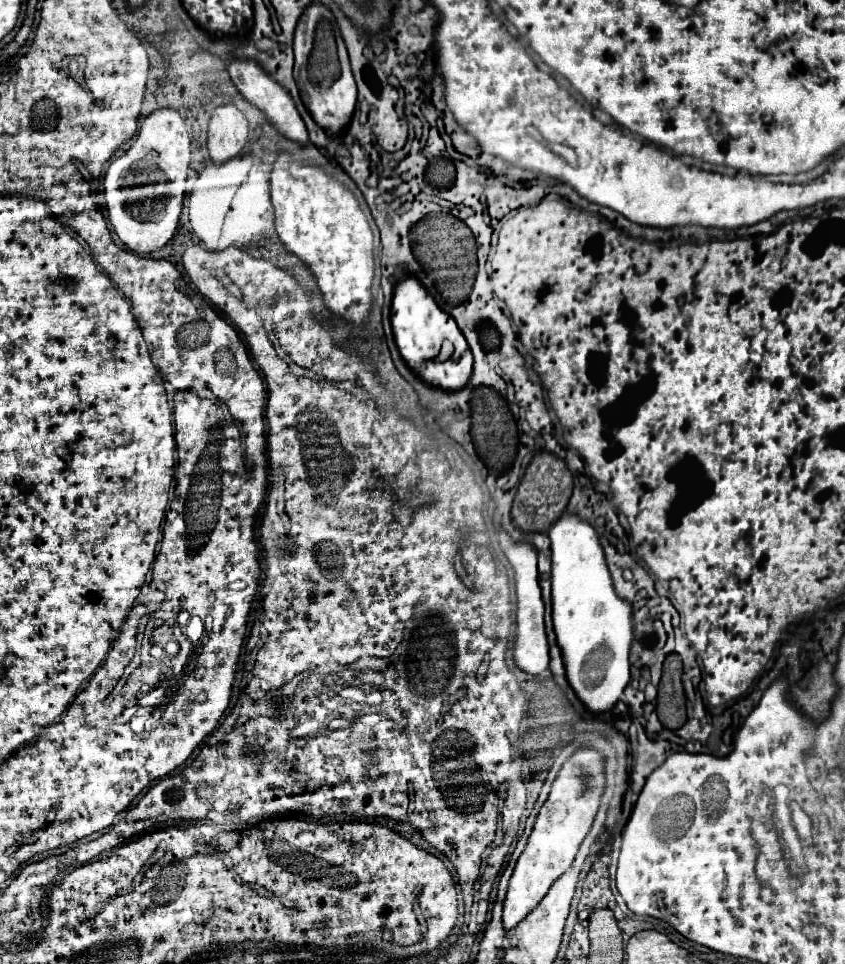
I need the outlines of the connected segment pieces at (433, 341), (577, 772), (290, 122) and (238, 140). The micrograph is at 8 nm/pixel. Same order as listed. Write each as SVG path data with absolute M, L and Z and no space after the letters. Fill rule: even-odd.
M413 276L401 278L401 282L395 286L391 324L393 324L397 348L403 360L407 362L407 366L413 370L413 374L419 380L423 380L431 388L439 388L445 392L457 392L469 384L473 374L473 356L465 336L457 328L455 320L435 304L429 292ZM443 340L449 340L455 346L455 354L447 362L437 360Z
M579 748L559 770L551 794L537 816L527 848L521 854L509 882L509 892L503 906L503 924L507 930L517 926L545 898L551 884L573 864L575 854L593 824L599 798L605 790L603 768L603 756L597 750Z
M233 58L231 64L229 64L229 76L231 76L231 82L235 84L235 88L239 90L239 94L251 102L257 110L263 112L263 116L275 126L275 130L285 136L287 140L293 140L301 146L307 146L309 142L309 136L307 136L307 128L291 100L291 96L285 92L285 88L281 88L269 74L261 72L261 68L257 68L257 64L253 64L253 60L239 60L239 58Z
M233 104L215 108L209 120L209 136L207 136L211 160L219 164L237 156L247 142L247 132L249 128L245 114L239 112Z

